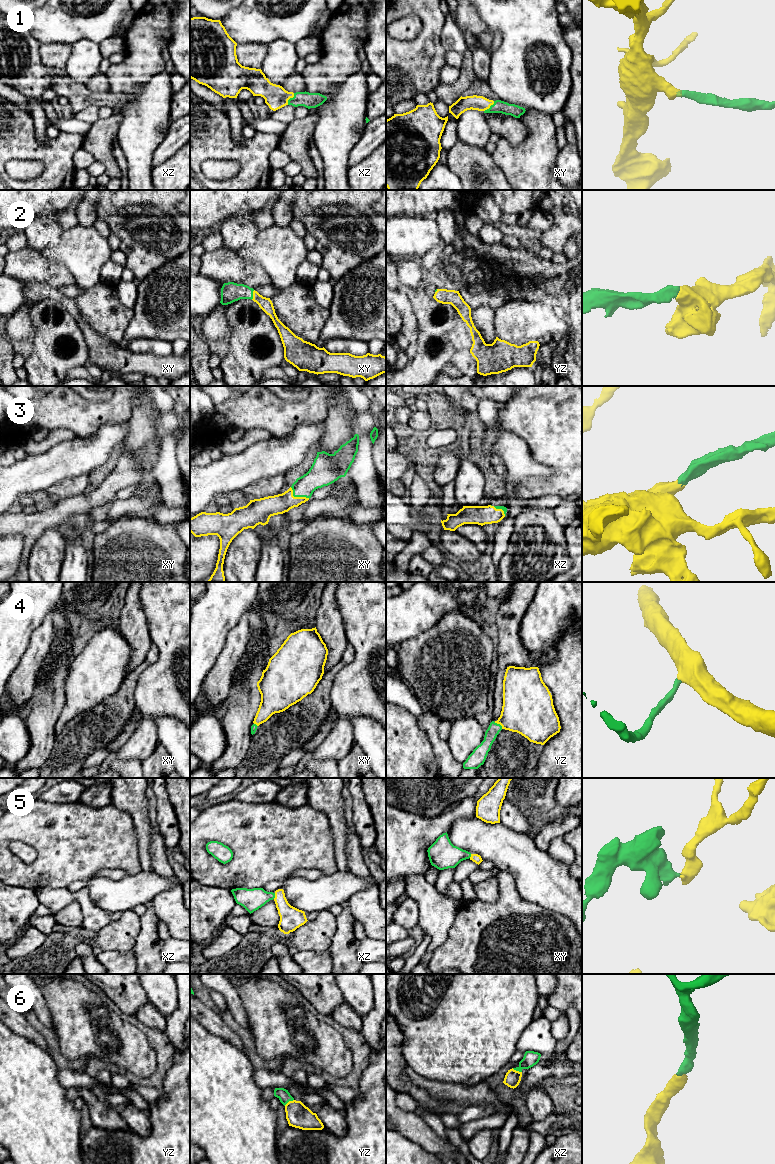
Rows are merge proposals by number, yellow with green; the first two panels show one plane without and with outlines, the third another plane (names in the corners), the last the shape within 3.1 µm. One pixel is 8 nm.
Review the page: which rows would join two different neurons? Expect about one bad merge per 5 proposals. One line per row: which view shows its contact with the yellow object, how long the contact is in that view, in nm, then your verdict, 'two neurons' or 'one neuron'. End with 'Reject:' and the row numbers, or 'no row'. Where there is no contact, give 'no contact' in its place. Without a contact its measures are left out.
1: xz | 110 nm | one neuron
2: xy | 80 nm | one neuron
3: xy | 180 nm | one neuron
4: yz | 90 nm | one neuron
5: xz | 50 nm | one neuron
6: yz | 90 nm | one neuron
Reject: no row

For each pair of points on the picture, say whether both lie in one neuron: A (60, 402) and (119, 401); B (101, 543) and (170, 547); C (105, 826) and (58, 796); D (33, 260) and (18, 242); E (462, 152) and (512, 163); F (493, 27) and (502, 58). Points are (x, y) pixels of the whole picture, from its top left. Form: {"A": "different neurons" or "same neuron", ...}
{"A": "same neuron", "B": "same neuron", "C": "different neurons", "D": "different neurons", "E": "different neurons", "F": "same neuron"}

